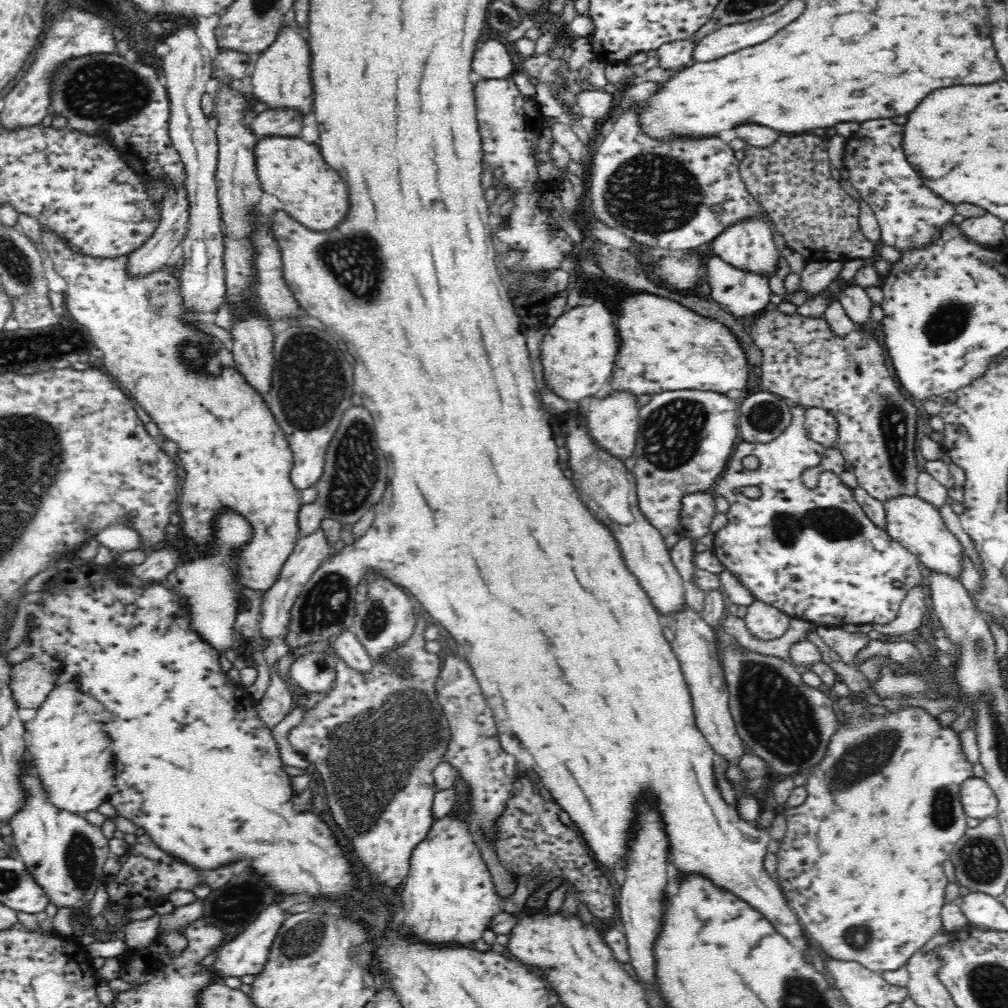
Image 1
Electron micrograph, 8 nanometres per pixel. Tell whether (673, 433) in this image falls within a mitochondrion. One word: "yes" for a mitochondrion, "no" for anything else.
yes

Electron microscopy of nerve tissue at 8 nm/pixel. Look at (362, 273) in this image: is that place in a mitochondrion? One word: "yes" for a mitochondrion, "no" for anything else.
yes

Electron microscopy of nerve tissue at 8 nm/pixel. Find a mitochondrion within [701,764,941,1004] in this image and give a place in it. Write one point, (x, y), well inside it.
(858, 936)

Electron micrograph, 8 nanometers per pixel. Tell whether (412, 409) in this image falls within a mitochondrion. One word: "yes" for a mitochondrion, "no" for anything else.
no

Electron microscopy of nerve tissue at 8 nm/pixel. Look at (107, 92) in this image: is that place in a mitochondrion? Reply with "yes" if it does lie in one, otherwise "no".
yes

